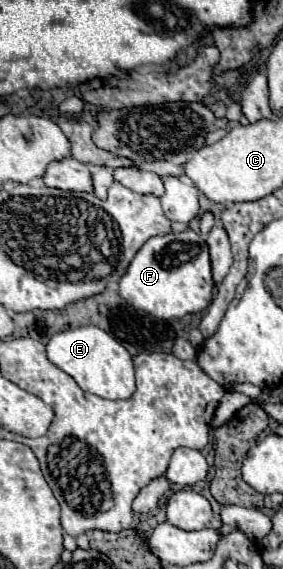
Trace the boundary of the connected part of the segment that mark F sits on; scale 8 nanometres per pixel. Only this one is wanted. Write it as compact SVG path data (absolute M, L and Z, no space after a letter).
M184 231L184 233L166 233L160 237L148 239L140 251L134 255L130 261L126 273L118 281L118 295L128 301L134 309L144 311L146 315L158 317L158 319L180 319L190 313L200 313L208 307L214 291L214 281L212 281L212 271L210 271L210 257L208 257L208 245L202 235L194 231Z

